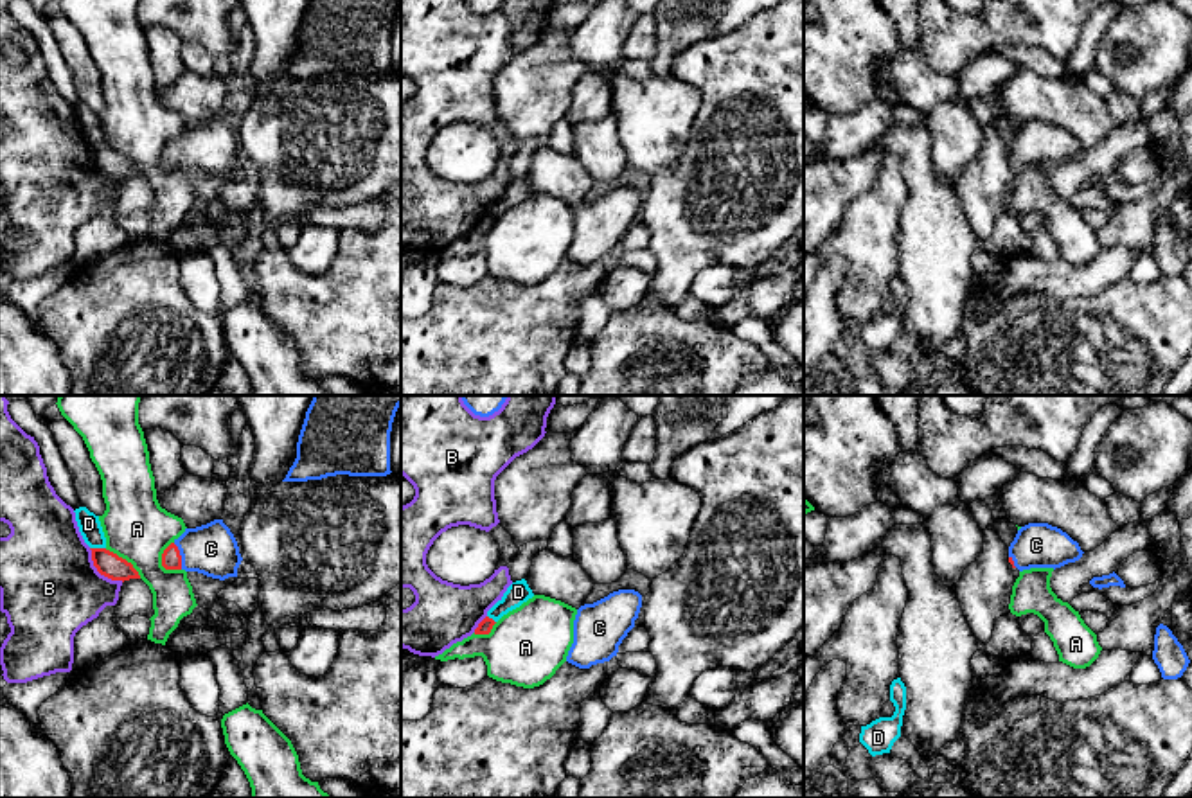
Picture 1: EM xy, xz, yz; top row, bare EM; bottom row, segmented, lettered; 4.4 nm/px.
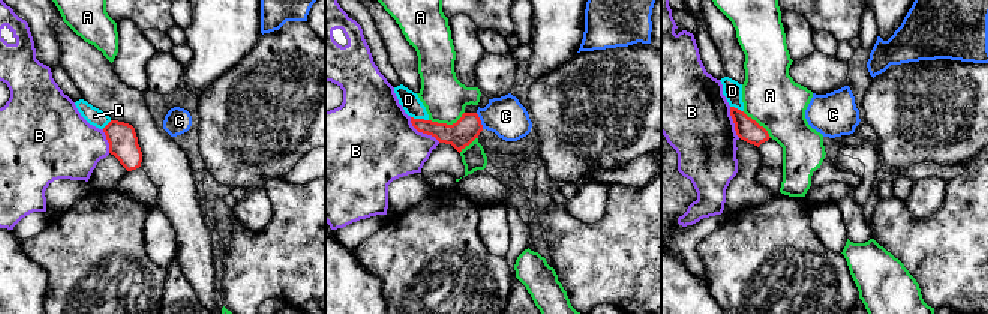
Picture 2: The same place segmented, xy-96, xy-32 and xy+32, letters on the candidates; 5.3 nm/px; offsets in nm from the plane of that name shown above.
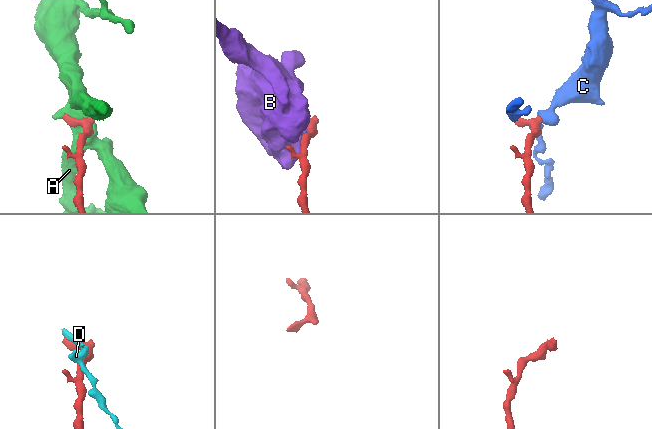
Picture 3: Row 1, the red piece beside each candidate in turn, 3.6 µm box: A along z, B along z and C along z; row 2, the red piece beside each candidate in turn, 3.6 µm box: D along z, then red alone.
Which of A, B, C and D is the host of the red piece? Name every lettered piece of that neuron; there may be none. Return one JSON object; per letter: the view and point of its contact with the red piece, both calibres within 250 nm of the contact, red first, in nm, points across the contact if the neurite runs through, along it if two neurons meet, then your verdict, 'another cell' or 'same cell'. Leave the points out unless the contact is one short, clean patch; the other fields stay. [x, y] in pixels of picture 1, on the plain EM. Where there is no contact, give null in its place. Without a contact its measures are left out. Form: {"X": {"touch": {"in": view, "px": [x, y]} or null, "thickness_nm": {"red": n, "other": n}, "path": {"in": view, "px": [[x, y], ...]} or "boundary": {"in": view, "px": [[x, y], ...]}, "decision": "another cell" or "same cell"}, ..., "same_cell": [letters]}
{"A": {"touch": {"in": "xy", "px": [162, 153]}, "thickness_nm": {"red": 90, "other": 300}, "decision": "another cell"}, "B": {"touch": {"in": "xy", "px": [99, 169]}, "thickness_nm": {"red": 110, "other": 440}, "decision": "another cell"}, "C": {"touch": {"in": "xy", "px": [180, 153]}, "thickness_nm": {"red": 90, "other": 220}, "path": {"in": "xy", "px": [[171, 157], [180, 153], [198, 146], [211, 146]]}, "decision": "same cell"}, "D": {"touch": {"in": "xy", "px": [97, 146]}, "thickness_nm": {"red": 110, "other": 100}, "decision": "another cell"}, "same_cell": ["C"]}

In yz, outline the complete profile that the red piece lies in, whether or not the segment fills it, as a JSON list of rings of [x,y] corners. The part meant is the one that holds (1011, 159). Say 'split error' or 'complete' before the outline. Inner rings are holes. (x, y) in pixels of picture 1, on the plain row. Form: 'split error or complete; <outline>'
split error; [[[1048,120],[1021,124],[1009,144],[1009,160],[1019,169],[1030,165],[1061,165],[1082,155],[1082,147],[1066,129]]]

